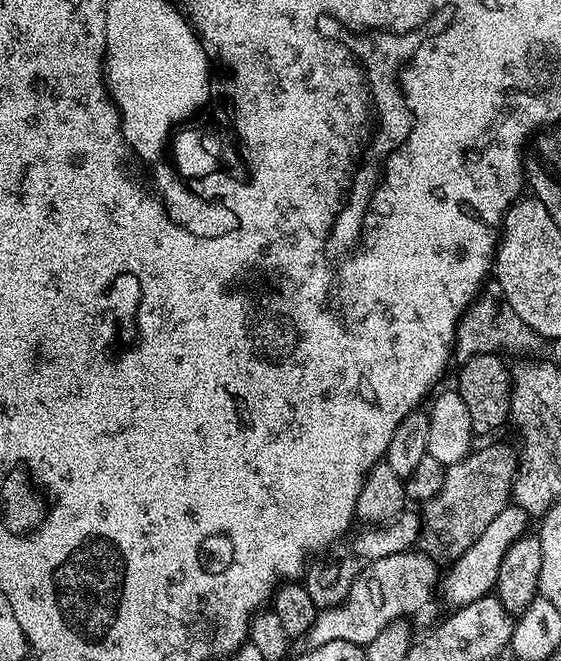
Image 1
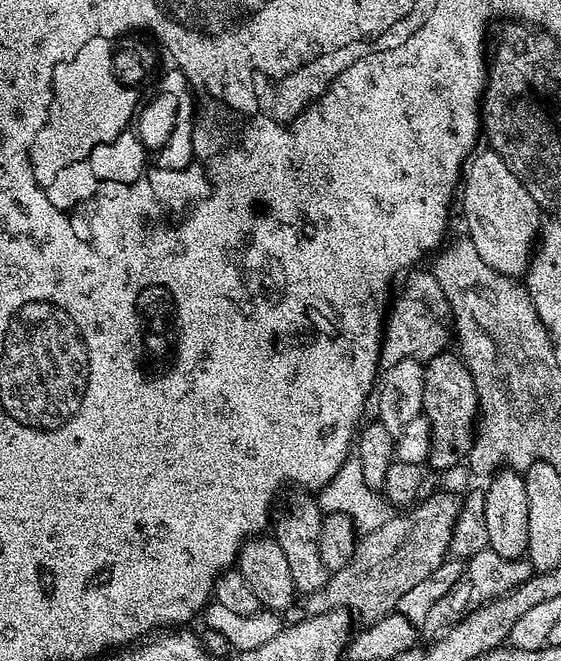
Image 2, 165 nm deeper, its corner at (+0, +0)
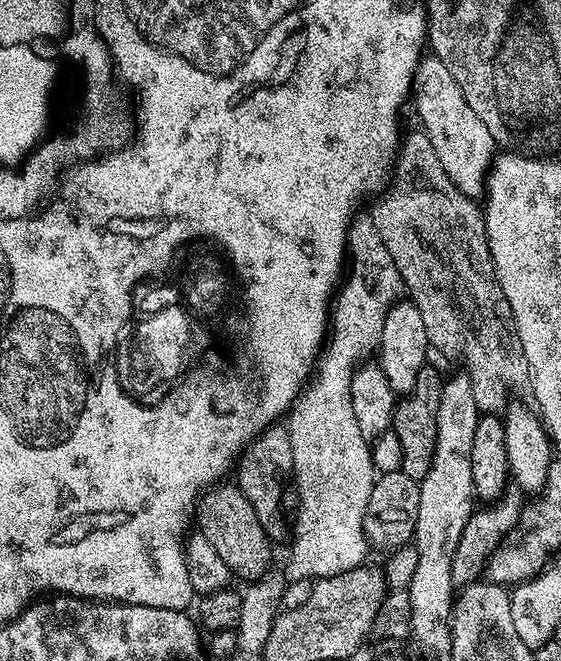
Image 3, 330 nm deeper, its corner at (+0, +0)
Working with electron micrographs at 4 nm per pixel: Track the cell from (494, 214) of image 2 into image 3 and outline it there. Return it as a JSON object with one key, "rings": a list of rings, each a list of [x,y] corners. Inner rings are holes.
{"rings":[[[428,54],[421,59],[416,68],[416,79],[414,81],[414,104],[416,100],[416,112],[420,115],[419,127],[430,138],[430,146],[434,146],[434,154],[438,154],[438,162],[442,162],[442,170],[466,194],[471,198],[480,198],[485,195],[486,181],[492,167],[492,161],[498,152],[498,145],[490,130],[486,130],[486,122],[470,110],[470,102],[466,102],[466,94],[462,94],[462,86],[454,82],[454,74],[446,70],[446,66],[438,57]]]}

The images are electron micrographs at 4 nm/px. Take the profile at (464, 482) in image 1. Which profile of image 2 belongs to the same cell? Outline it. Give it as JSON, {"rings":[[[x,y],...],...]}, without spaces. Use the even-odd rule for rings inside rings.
{"rings":[[[436,492],[433,496],[425,495],[419,502],[413,503],[411,507],[401,514],[393,514],[389,520],[382,522],[378,530],[363,533],[356,545],[356,552],[341,569],[333,571],[329,575],[320,592],[307,597],[309,613],[331,612],[333,608],[342,608],[349,613],[358,615],[364,622],[380,620],[383,616],[391,613],[397,607],[399,599],[409,593],[415,585],[437,570],[449,555],[452,542],[452,532],[455,520],[458,518],[461,505],[457,497],[452,497],[448,492]]]}

